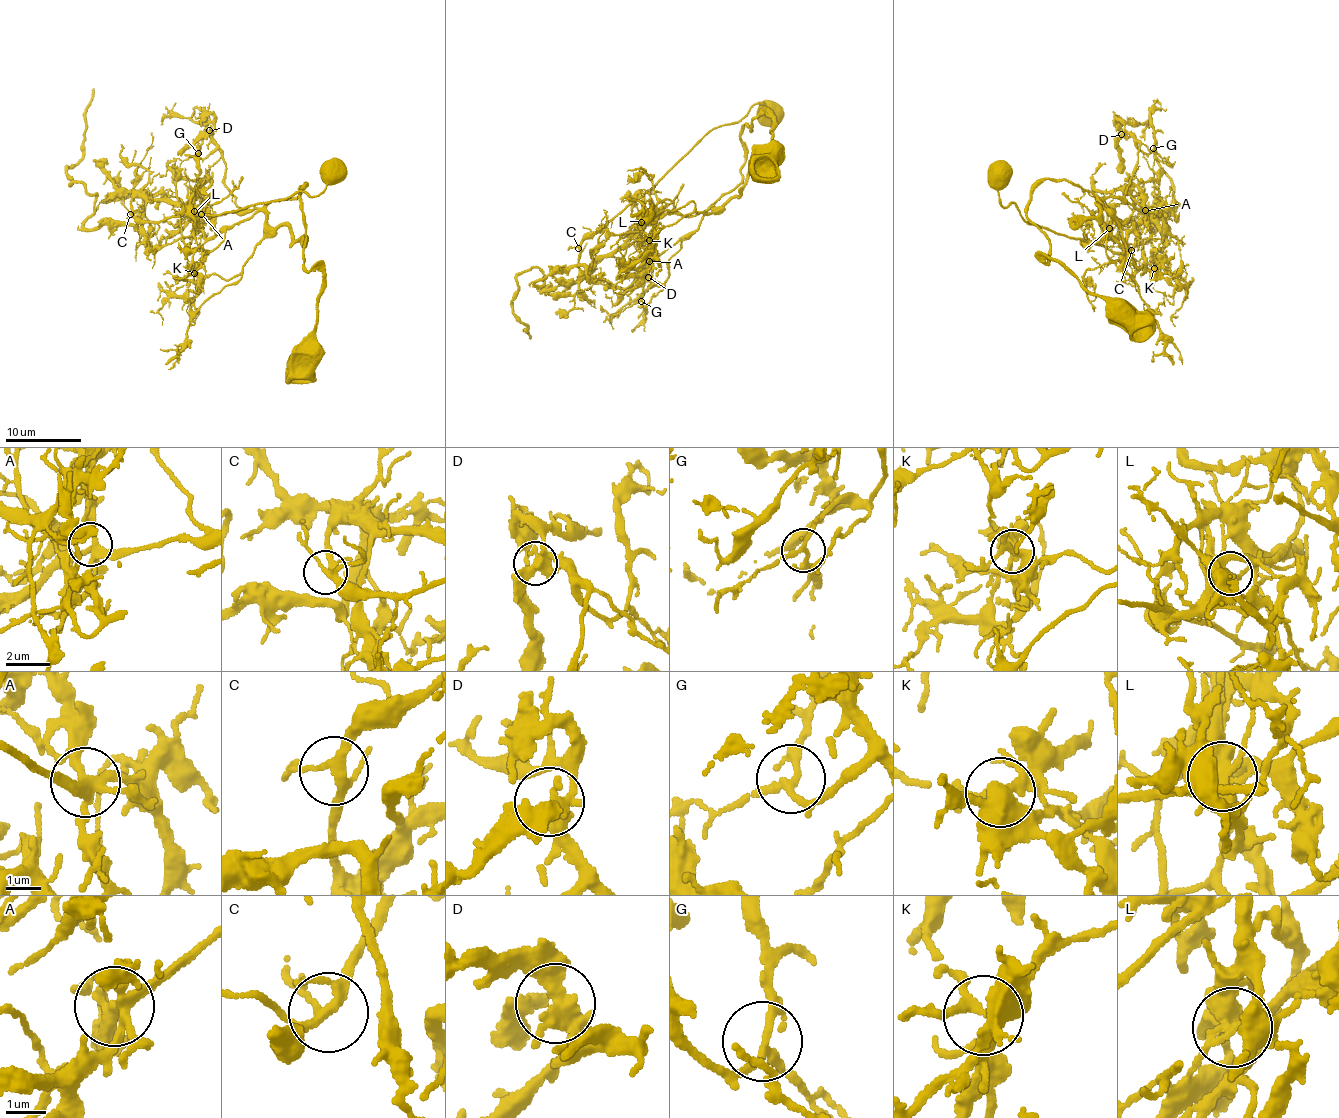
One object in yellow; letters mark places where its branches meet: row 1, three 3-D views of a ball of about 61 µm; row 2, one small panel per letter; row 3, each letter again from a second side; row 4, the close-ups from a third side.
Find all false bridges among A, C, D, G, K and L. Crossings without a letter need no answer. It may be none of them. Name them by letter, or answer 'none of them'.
L

